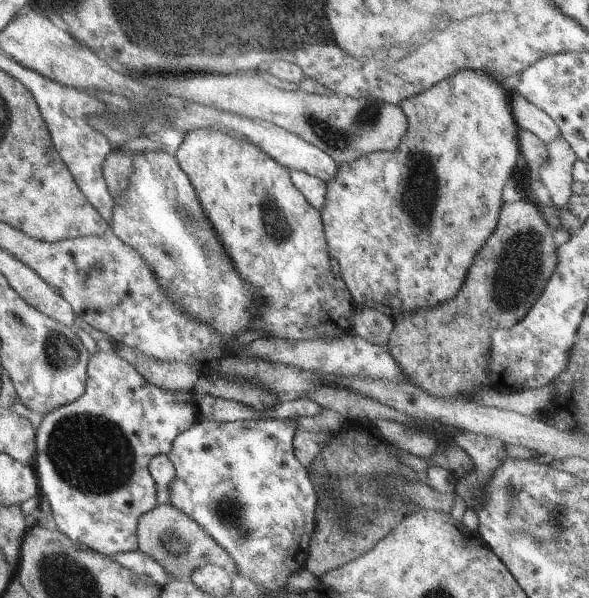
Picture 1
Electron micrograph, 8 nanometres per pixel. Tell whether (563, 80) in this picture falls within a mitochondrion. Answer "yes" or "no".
no

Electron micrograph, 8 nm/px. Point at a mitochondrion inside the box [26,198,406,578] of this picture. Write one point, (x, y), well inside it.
(89, 452)

